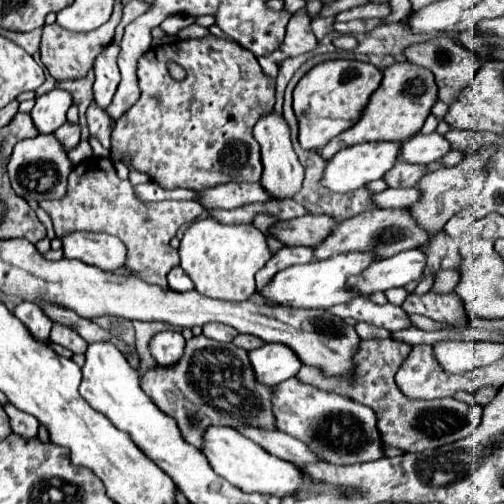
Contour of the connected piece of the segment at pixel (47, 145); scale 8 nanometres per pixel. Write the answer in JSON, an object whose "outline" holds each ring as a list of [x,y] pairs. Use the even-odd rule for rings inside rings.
{"outline":[[[43,134],[31,140],[21,140],[9,160],[9,178],[13,190],[25,200],[57,200],[67,194],[67,178],[73,170],[73,162],[69,160],[63,144],[53,138],[53,134]]]}

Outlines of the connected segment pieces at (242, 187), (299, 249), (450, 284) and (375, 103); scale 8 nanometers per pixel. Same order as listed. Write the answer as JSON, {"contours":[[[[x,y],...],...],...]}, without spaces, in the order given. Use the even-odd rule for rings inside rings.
{"contours":[[[[249,182],[221,184],[221,186],[215,186],[211,190],[199,192],[199,196],[201,196],[203,206],[207,206],[207,208],[223,208],[223,210],[273,200],[271,194],[267,194],[267,190],[261,184],[249,184]]],[[[285,246],[281,248],[275,256],[271,256],[271,260],[257,272],[255,280],[257,280],[257,290],[263,290],[263,286],[267,286],[267,282],[271,282],[271,278],[283,270],[289,268],[293,264],[307,264],[313,260],[313,248],[305,248],[305,246]]],[[[437,270],[433,286],[431,286],[431,292],[435,292],[435,294],[449,294],[449,292],[455,290],[457,282],[459,282],[457,270]]],[[[395,62],[383,72],[381,86],[371,96],[371,102],[363,108],[359,122],[351,130],[335,136],[335,140],[331,140],[321,150],[321,156],[325,160],[329,160],[339,150],[343,150],[347,146],[355,146],[355,144],[371,142],[371,140],[375,140],[375,142],[381,142],[381,140],[403,142],[421,130],[425,118],[431,114],[431,106],[435,100],[437,100],[437,84],[435,84],[435,78],[429,70],[415,66],[411,62]],[[409,80],[411,80],[411,92],[409,92]]]]}

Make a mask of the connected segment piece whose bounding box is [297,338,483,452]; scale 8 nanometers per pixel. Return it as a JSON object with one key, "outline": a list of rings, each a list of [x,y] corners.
{"outline":[[[393,338],[361,340],[359,354],[355,354],[355,382],[349,384],[349,382],[335,382],[335,378],[323,378],[323,374],[319,374],[315,366],[303,366],[297,372],[297,378],[301,382],[307,382],[309,386],[343,394],[345,398],[357,400],[363,406],[369,406],[371,410],[375,410],[377,430],[381,434],[383,446],[387,448],[399,448],[403,452],[423,452],[423,450],[433,450],[443,444],[451,444],[455,440],[469,436],[471,430],[481,424],[483,406],[479,404],[469,406],[455,398],[409,400],[407,396],[401,394],[393,378],[409,352],[411,352],[409,344],[393,340]]]}

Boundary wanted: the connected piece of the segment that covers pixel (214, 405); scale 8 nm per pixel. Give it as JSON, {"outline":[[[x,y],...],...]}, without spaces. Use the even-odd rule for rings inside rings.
{"outline":[[[193,336],[185,344],[183,358],[175,366],[151,366],[141,376],[143,392],[157,404],[159,410],[173,416],[185,438],[195,448],[203,446],[203,426],[263,426],[263,430],[275,428],[271,418],[271,388],[255,380],[251,370],[249,352],[223,342],[213,342],[207,336]],[[167,388],[173,390],[173,400],[167,398]]]}

